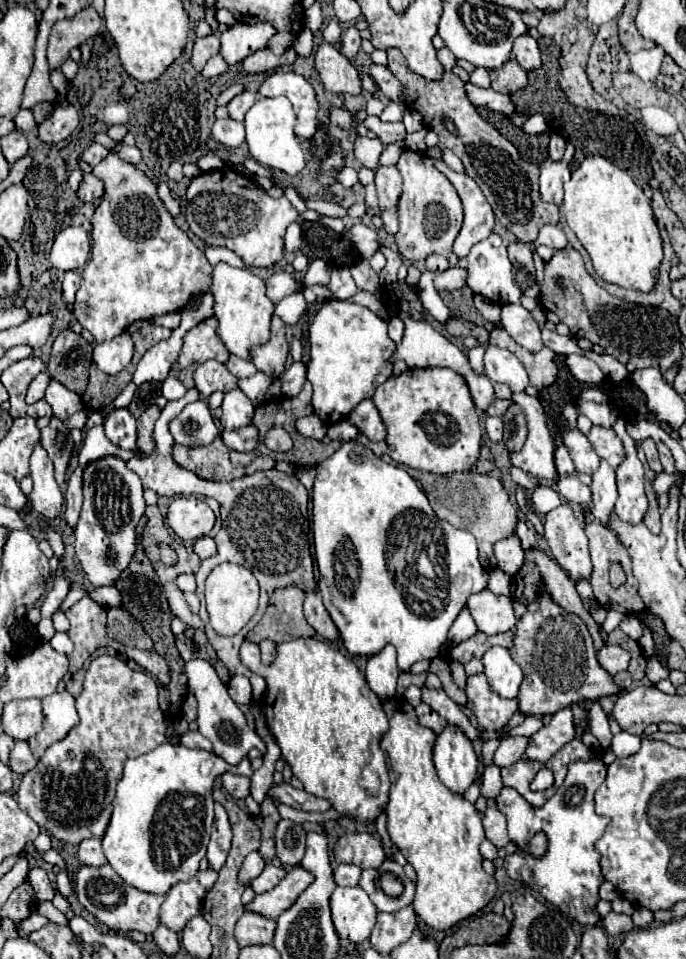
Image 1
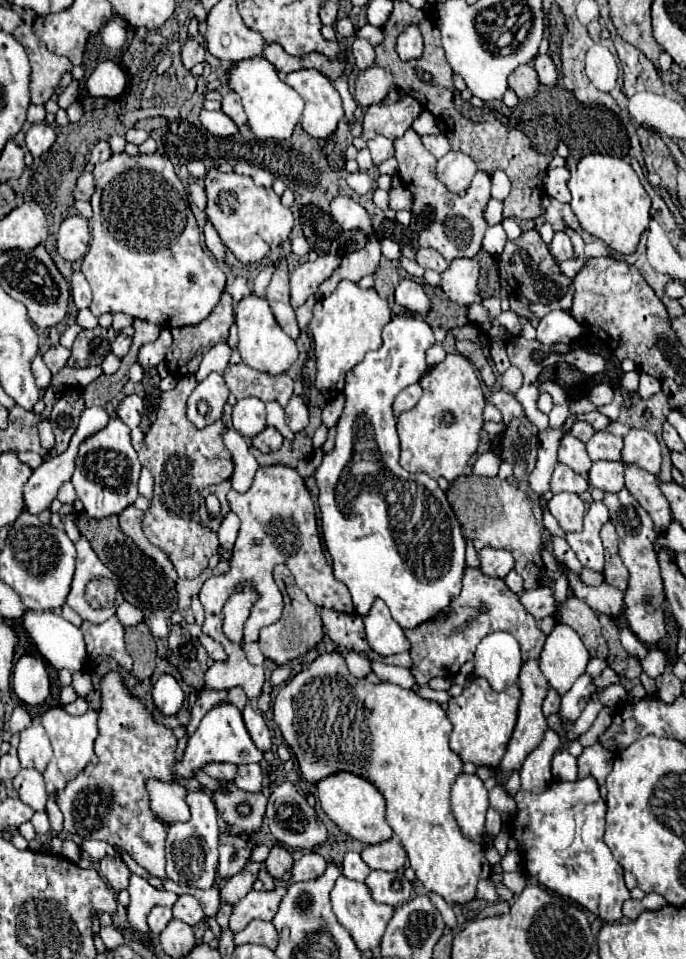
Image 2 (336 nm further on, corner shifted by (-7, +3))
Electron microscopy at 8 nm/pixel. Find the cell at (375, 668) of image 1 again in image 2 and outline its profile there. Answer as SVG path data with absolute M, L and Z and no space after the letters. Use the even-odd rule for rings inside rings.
M381 599L373 603L369 615L363 617L363 623L367 631L367 641L379 655L391 657L411 649L411 643L405 637L405 631L391 619L389 607Z

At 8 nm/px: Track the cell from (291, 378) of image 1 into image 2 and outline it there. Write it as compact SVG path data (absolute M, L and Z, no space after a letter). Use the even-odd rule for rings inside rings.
M293 395L285 407L287 425L291 431L301 431L307 425L307 405L301 395Z

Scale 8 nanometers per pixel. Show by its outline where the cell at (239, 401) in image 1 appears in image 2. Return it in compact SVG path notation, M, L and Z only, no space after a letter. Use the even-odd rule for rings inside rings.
M245 397L239 399L233 405L233 427L243 437L255 437L259 431L263 431L265 425L265 403L257 397Z

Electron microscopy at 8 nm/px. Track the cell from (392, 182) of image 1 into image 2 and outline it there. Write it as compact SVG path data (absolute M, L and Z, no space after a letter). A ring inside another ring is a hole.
M321 255L313 263L307 261L299 265L291 273L291 307L297 309L299 305L303 305L307 297L311 297L317 291L317 287L325 279L329 279L335 269L339 269L339 265L341 265L339 255Z

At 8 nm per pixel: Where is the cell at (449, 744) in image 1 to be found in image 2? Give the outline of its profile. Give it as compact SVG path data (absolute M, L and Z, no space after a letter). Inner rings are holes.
M459 773L451 787L451 809L461 831L477 843L485 843L485 813L489 809L487 789L473 773Z

